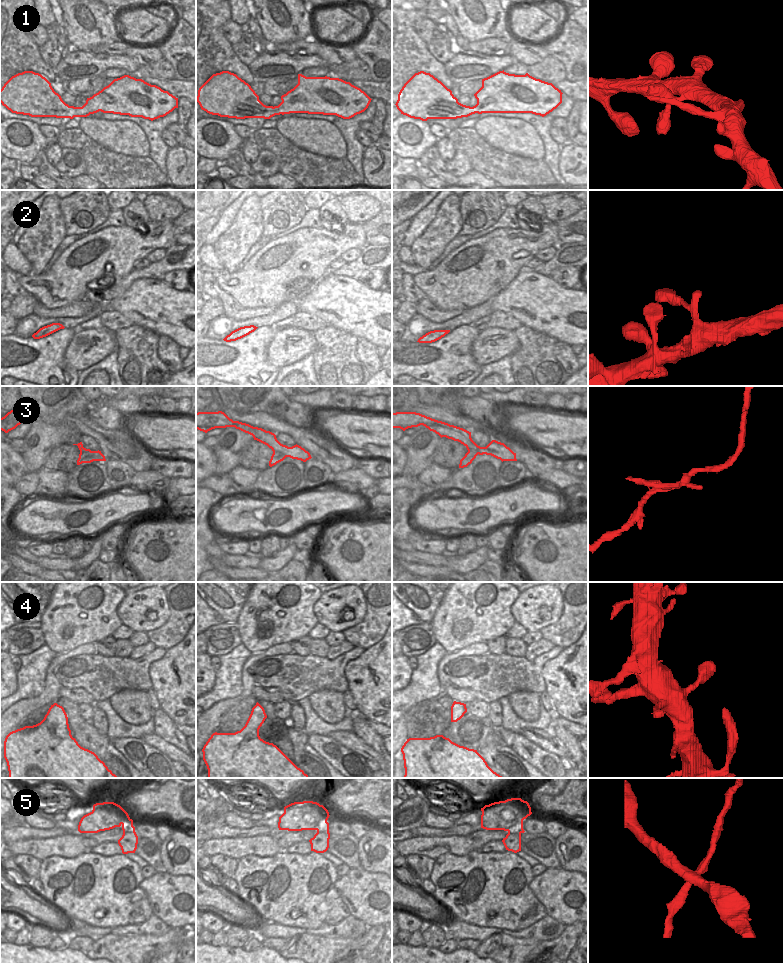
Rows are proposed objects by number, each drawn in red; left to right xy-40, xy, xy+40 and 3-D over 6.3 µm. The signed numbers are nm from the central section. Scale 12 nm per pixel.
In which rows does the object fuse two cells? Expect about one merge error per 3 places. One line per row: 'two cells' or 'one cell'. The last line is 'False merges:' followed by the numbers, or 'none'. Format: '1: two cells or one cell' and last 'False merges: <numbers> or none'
1: one cell
2: one cell
3: two cells
4: one cell
5: two cells
False merges: 3, 5

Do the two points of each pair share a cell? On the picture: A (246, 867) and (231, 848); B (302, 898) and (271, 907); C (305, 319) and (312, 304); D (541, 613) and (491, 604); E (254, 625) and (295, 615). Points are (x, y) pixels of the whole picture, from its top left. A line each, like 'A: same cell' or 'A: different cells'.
A: different cells
B: same cell
C: different cells
D: different cells
E: same cell

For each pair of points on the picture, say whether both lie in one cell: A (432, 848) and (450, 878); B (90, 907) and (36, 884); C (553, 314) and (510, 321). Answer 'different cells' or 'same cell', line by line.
A: different cells
B: different cells
C: different cells

